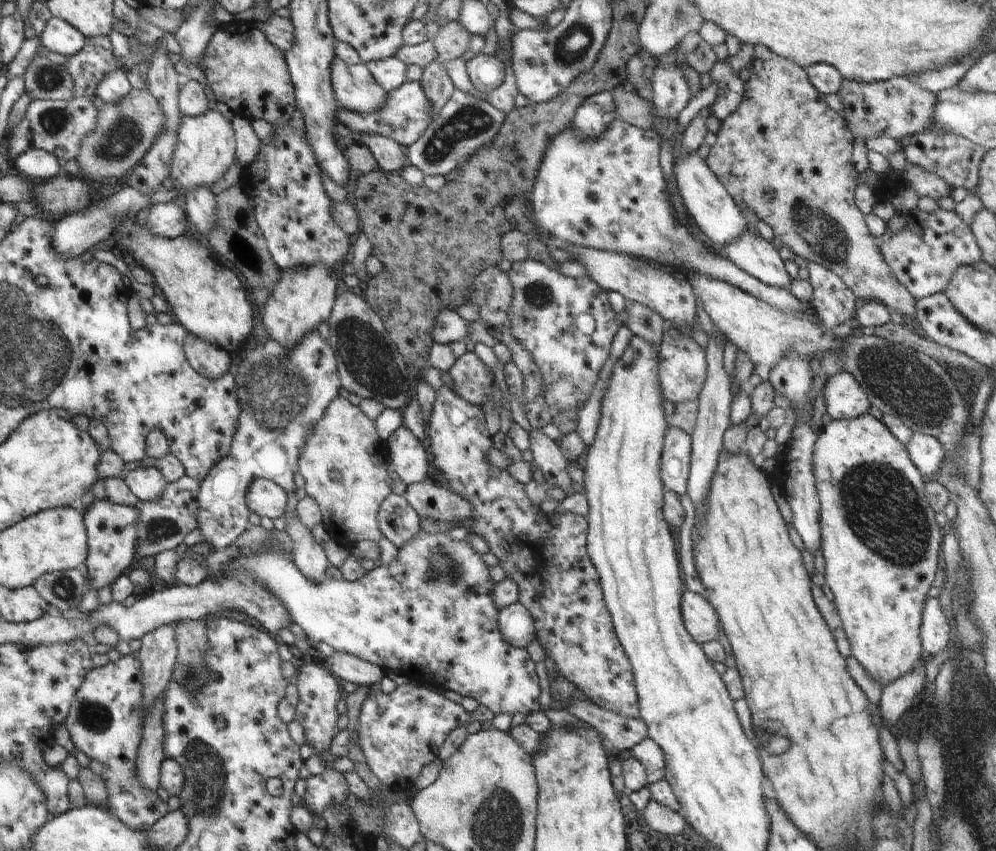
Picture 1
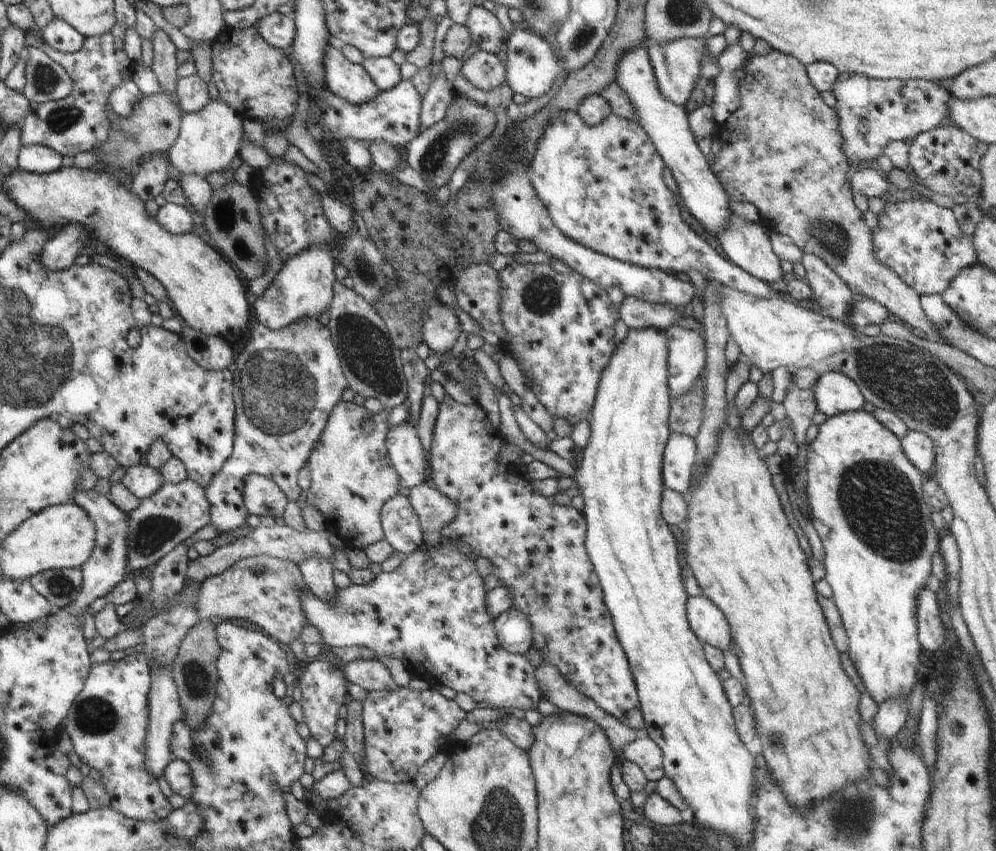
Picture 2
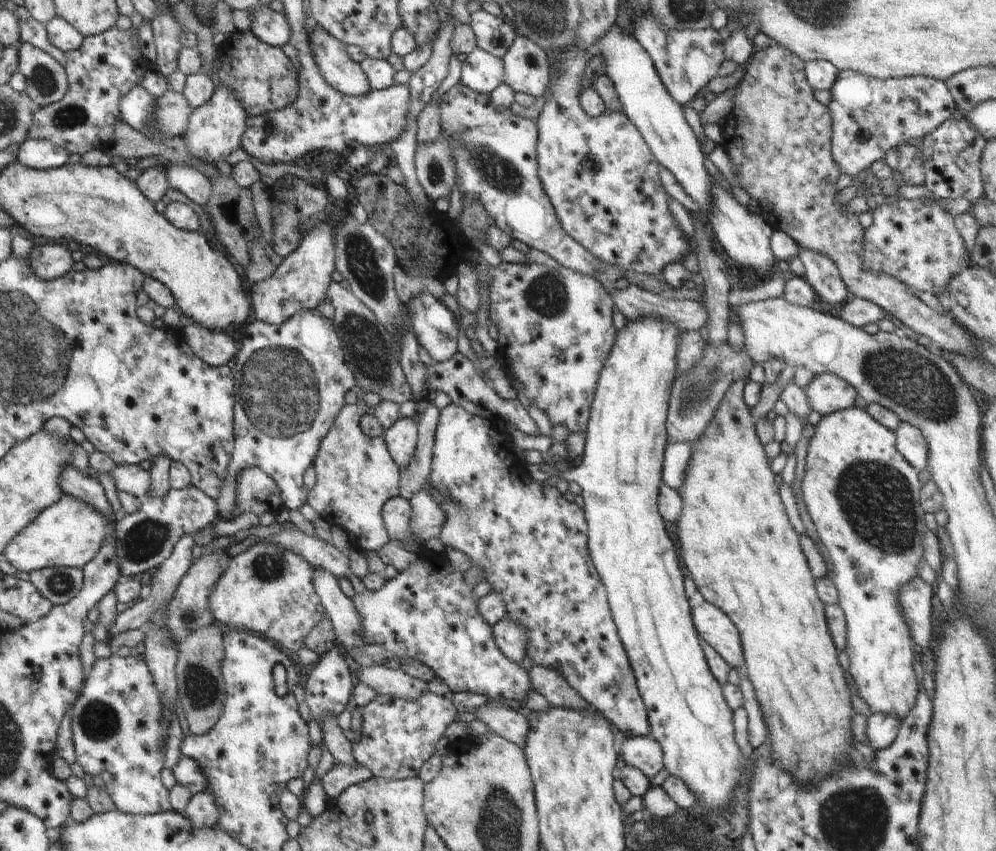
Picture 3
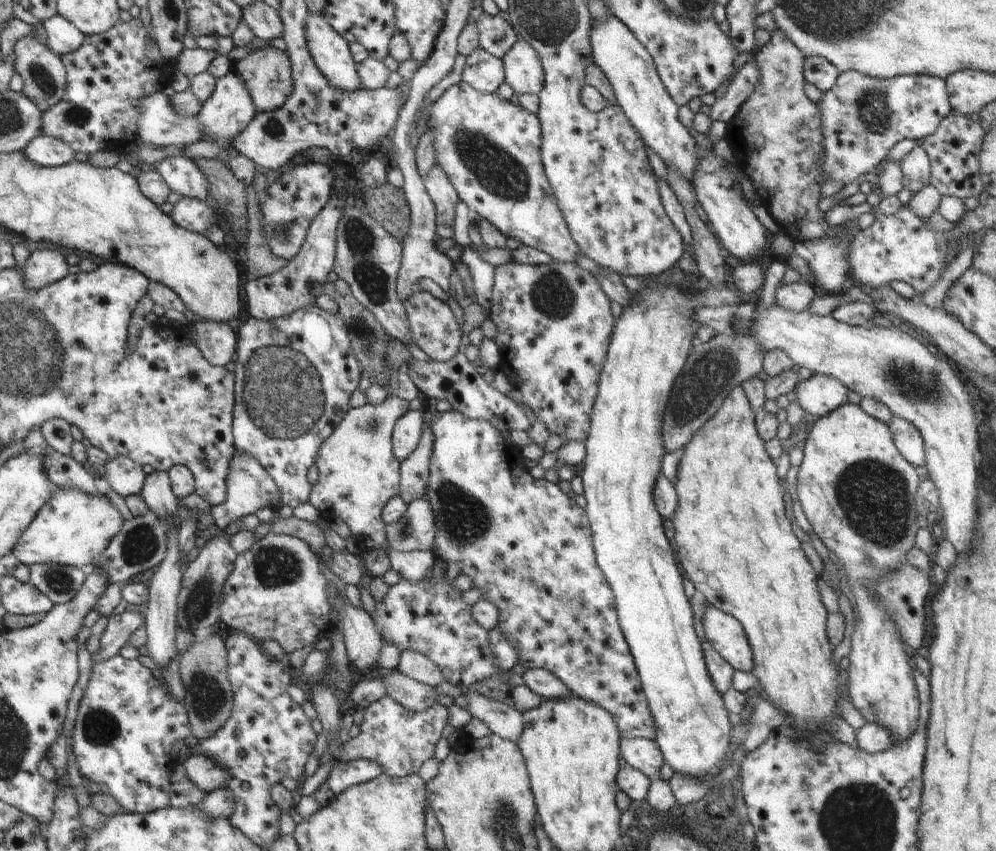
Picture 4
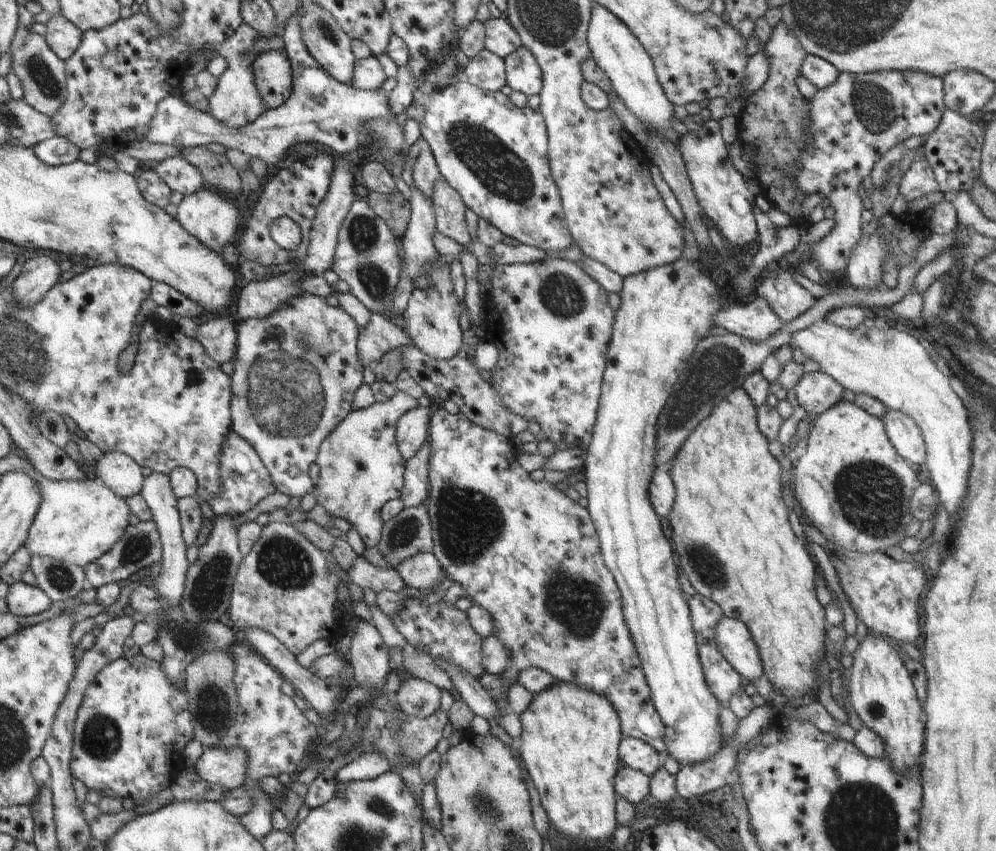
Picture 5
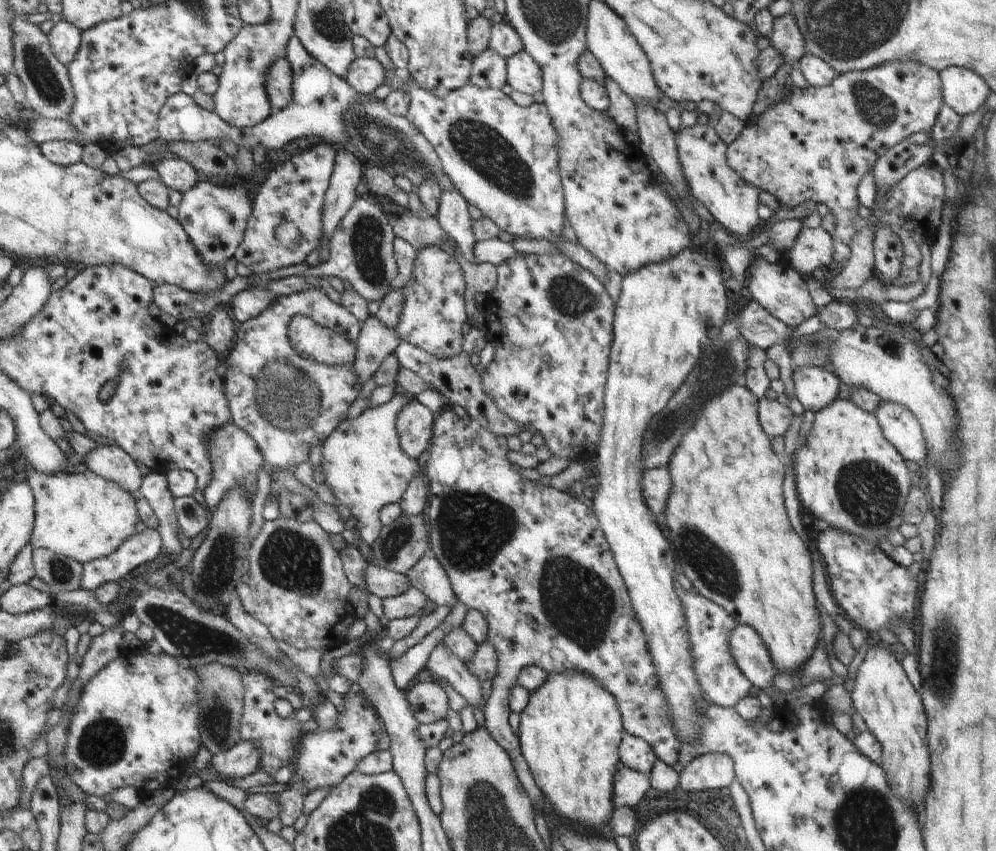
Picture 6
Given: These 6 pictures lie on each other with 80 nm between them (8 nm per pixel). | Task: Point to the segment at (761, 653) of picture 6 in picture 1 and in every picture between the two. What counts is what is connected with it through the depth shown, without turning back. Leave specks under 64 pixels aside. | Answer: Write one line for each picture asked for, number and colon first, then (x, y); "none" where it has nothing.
1: (701, 620)
2: (706, 621)
3: (713, 627)
4: (726, 636)
5: (734, 640)

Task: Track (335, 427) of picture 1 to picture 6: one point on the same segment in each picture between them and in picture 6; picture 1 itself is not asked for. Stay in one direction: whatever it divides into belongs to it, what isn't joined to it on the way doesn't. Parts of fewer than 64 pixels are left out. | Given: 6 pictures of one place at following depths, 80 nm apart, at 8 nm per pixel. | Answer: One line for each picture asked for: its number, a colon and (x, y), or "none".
2: (352, 477)
3: (355, 475)
4: (359, 475)
5: (361, 469)
6: (363, 462)

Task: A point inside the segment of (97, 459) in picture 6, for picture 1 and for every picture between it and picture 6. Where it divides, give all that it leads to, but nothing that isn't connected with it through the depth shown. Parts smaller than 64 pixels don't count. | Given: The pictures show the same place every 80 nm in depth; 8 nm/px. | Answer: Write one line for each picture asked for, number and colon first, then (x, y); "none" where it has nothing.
1: (146, 483)
2: (143, 481)
3: (133, 479)
4: (124, 476)
5: (117, 470)

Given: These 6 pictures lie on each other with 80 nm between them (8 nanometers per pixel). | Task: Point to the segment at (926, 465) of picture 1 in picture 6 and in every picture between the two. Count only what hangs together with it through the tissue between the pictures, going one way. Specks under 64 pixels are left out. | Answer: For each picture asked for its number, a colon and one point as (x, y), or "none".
2: (918, 448)
3: (910, 443)
4: (909, 442)
5: (904, 434)
6: (897, 423)

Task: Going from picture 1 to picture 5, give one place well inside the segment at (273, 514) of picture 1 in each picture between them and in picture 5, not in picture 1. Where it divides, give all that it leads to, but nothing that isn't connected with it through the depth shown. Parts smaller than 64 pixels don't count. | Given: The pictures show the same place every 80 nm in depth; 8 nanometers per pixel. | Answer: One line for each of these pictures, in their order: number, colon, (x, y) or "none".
2: (262, 496)
3: (256, 492)
4: (249, 487)
5: (245, 480)

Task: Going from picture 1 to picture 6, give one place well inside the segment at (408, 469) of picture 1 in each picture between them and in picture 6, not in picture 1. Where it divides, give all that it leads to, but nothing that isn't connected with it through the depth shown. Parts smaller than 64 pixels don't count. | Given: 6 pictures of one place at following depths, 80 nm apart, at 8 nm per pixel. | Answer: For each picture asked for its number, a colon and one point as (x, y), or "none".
2: (405, 451)
3: (401, 439)
4: (407, 432)
5: (412, 430)
6: (414, 423)

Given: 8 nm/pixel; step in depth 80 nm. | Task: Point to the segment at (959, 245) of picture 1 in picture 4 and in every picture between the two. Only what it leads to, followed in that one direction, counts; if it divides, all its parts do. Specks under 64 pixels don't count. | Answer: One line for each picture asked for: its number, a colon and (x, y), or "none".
2: (920, 242)
3: (918, 244)
4: (900, 247)

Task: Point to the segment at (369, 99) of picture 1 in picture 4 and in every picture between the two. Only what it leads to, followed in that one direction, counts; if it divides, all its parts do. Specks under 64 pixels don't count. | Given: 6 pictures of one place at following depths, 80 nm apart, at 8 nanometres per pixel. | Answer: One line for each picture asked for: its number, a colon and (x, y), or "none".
2: (349, 81)
3: (347, 77)
4: (330, 52)

